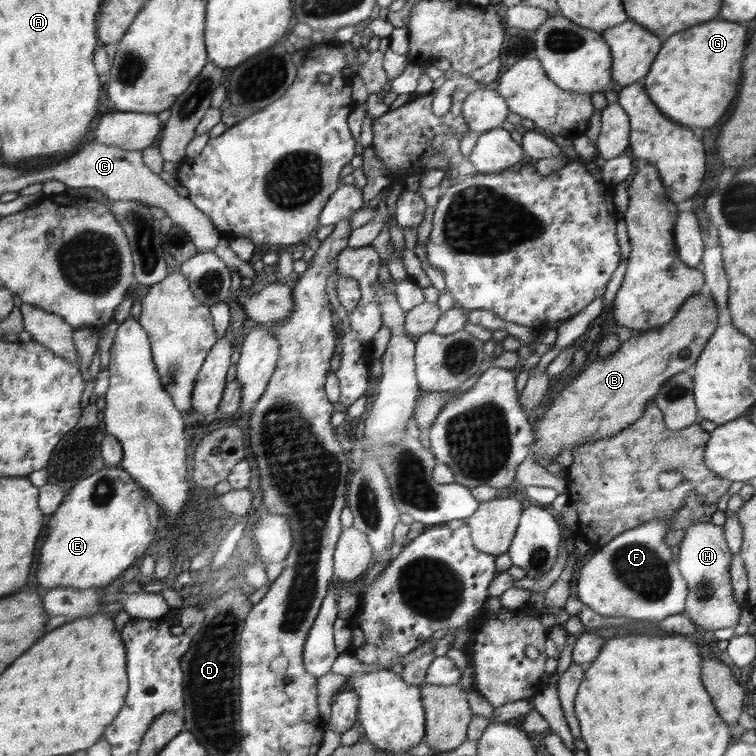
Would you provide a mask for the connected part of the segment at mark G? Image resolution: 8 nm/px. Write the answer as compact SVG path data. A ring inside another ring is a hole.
M711 20L692 25L692 30L680 31L674 36L676 38L670 37L664 42L651 71L642 78L641 83L652 102L660 106L660 110L672 121L690 128L714 126L726 114L740 88L740 68L748 30L736 22Z

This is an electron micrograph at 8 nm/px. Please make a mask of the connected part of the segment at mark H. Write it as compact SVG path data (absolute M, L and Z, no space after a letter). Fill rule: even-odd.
M694 523L684 528L684 538L679 544L678 552L680 574L684 575L691 593L688 594L685 614L706 631L732 627L739 624L742 606L736 601L735 589L731 583L730 565L732 553L722 525L714 523Z

